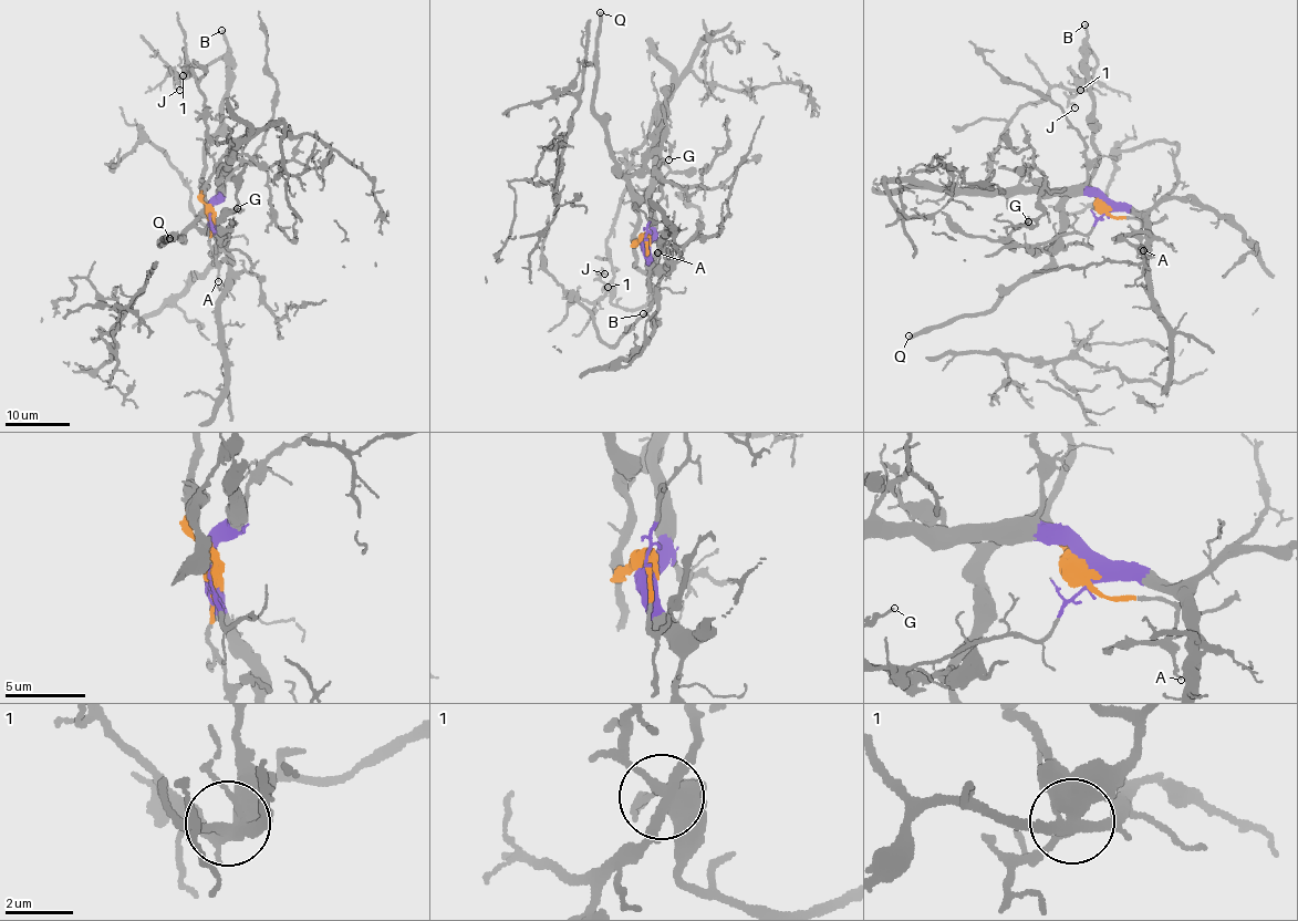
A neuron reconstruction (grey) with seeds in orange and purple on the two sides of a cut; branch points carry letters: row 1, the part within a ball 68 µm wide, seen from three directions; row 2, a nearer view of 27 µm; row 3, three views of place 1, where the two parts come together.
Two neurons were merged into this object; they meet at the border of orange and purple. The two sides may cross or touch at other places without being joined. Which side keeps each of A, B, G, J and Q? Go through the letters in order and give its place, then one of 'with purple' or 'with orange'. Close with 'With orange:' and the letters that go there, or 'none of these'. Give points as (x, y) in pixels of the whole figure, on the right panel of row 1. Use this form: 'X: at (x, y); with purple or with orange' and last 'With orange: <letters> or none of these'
A: at (1143, 250); with orange
B: at (1084, 24); with orange
G: at (1028, 221); with orange
J: at (1075, 107); with orange
Q: at (909, 335); with orange
With orange: A, B, G, J, Q

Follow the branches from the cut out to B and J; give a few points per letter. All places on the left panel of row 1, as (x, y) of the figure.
B: (210, 215), (201, 193), (203, 152), (205, 141), (221, 120), (226, 91), (228, 42), (221, 29)
J: (210, 215), (203, 199), (203, 152), (221, 120), (228, 61), (191, 68), (177, 78), (179, 89)

